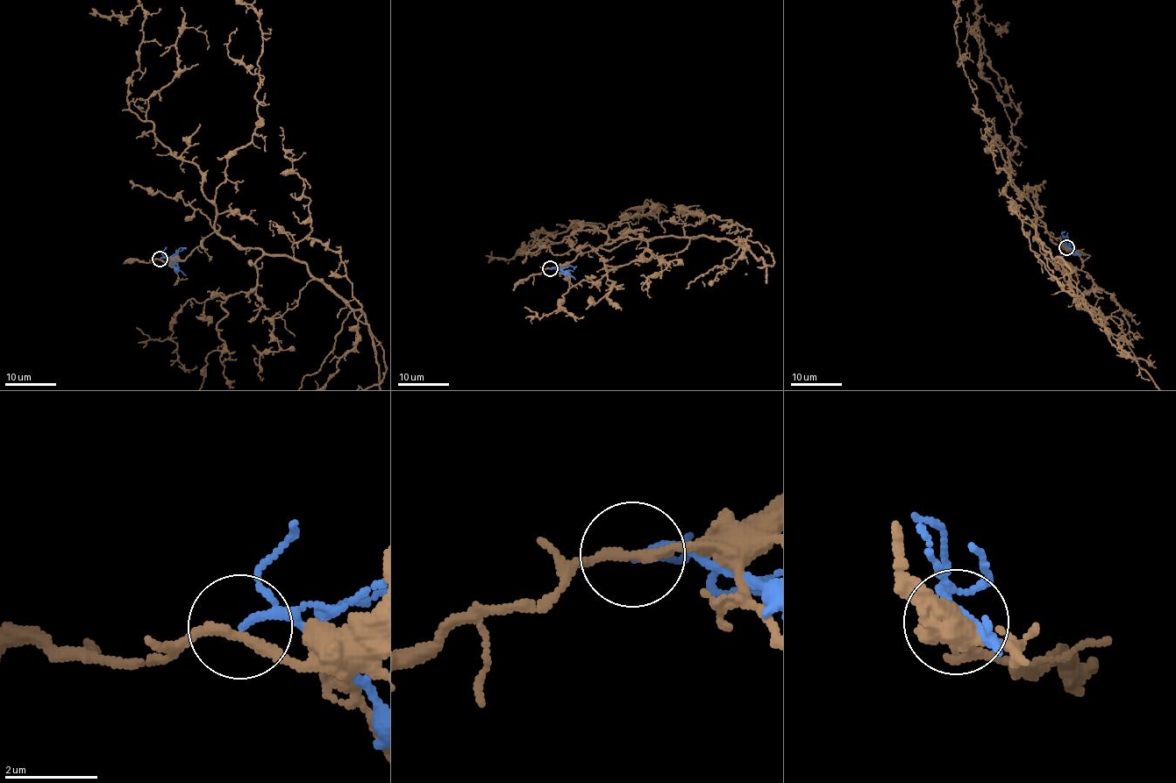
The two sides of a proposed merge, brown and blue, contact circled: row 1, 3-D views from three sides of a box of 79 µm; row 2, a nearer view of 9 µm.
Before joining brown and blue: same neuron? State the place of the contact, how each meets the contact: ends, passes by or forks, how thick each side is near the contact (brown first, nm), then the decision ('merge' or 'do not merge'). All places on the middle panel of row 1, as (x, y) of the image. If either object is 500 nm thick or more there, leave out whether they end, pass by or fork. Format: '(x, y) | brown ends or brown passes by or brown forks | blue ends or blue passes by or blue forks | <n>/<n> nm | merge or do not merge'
(550, 268) | brown passes by | blue passes by | 220/110 nm | do not merge

